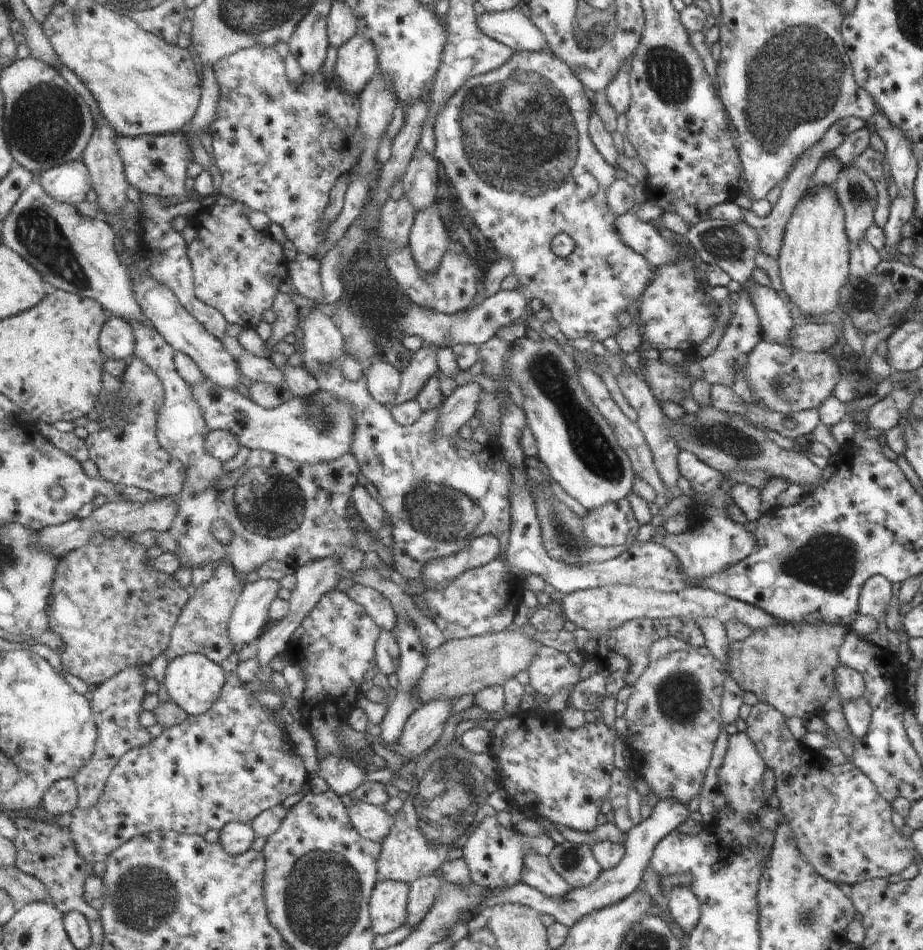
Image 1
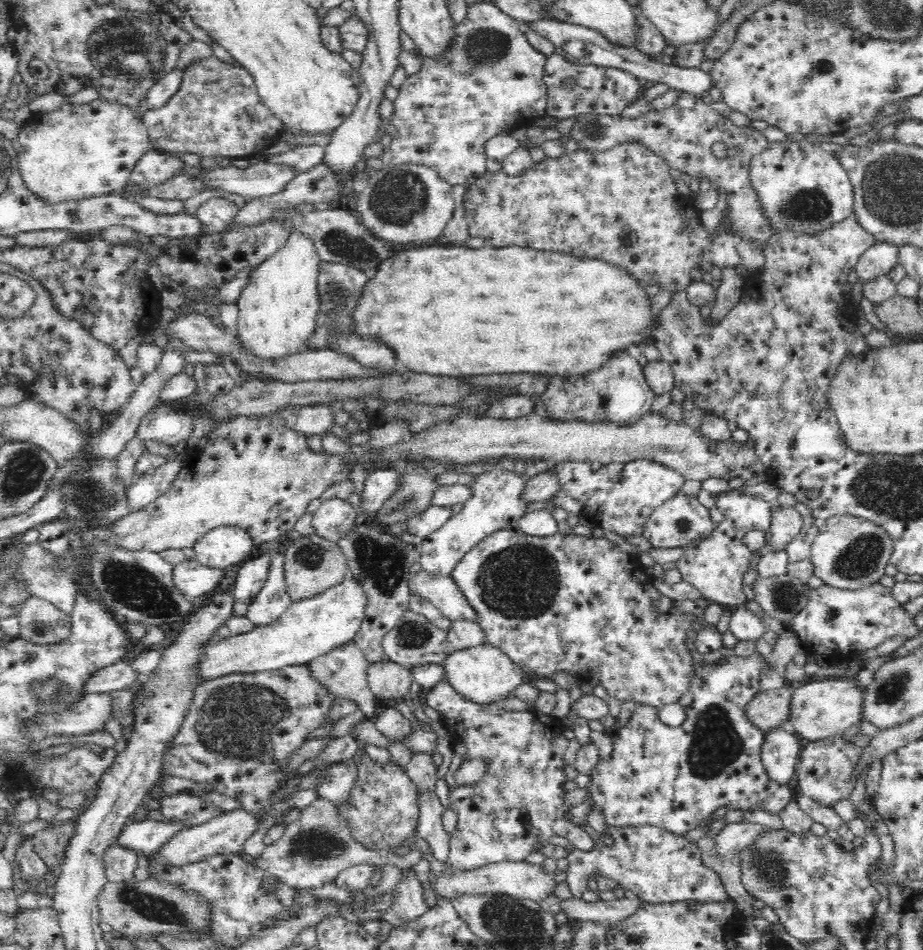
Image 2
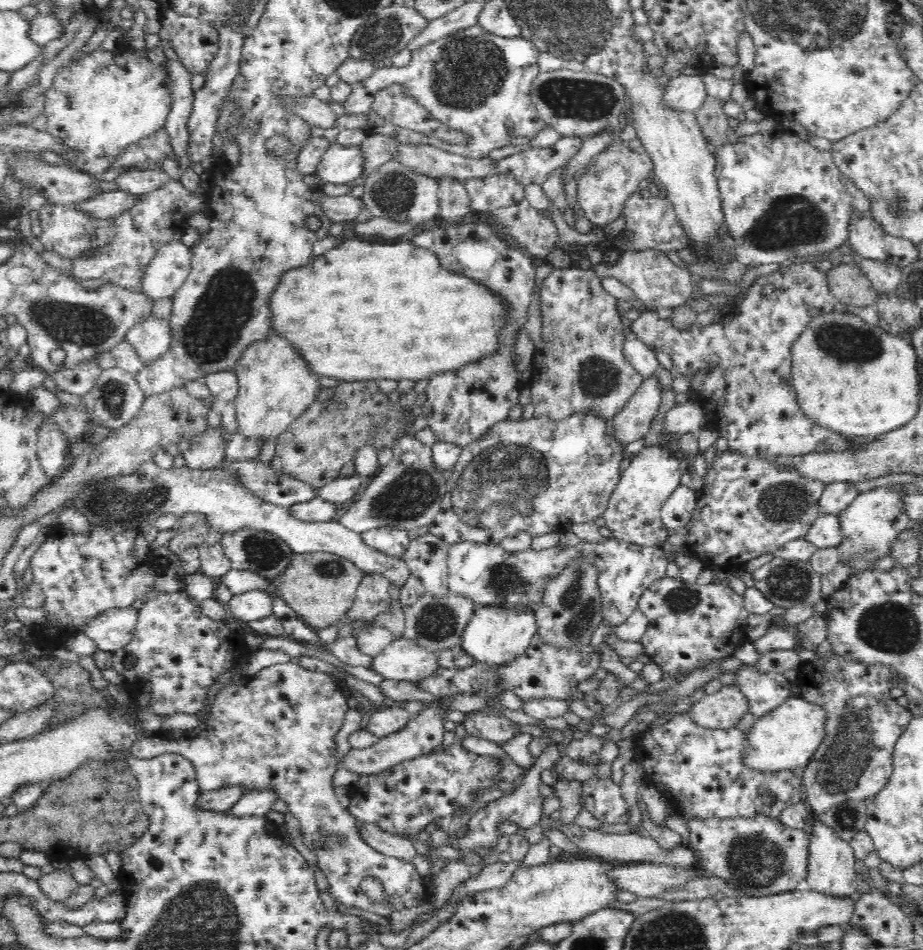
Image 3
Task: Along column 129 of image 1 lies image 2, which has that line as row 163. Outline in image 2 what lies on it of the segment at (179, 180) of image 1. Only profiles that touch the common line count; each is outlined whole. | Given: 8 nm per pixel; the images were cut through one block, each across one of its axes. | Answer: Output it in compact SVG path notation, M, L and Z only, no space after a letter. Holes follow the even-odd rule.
M158 150L149 151L136 163L128 180L128 188L152 186L166 182L168 178L178 176L183 160Z

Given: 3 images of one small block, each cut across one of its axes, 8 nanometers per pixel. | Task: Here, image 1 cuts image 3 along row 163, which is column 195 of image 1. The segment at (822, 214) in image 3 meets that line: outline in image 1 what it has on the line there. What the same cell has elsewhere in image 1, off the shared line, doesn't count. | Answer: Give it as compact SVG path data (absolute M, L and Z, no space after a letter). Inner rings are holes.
M226 672L228 680L225 683L224 689L221 691L219 700L213 704L213 708L202 715L190 715L183 724L164 729L162 734L154 738L149 742L147 746L141 746L130 750L123 758L121 758L119 764L112 776L105 786L105 792L101 796L101 802L89 810L77 809L73 813L73 822L71 822L71 832L73 832L73 840L77 844L77 850L79 854L92 865L94 862L106 863L108 858L112 856L112 852L115 852L120 846L127 844L129 840L137 838L137 836L145 836L145 834L151 834L151 832L163 832L173 831L177 834L187 836L203 836L208 830L217 830L221 832L231 823L244 822L245 824L252 823L259 814L264 813L265 810L273 808L274 806L281 806L291 794L297 794L301 790L301 784L303 781L308 782L307 772L305 772L305 764L303 764L303 758L299 756L299 753L295 750L295 744L291 744L285 736L285 730L281 728L279 720L275 718L275 712L267 708L265 705L259 704L255 699L253 691L248 691L244 688L247 682L243 682L239 679L236 672Z

